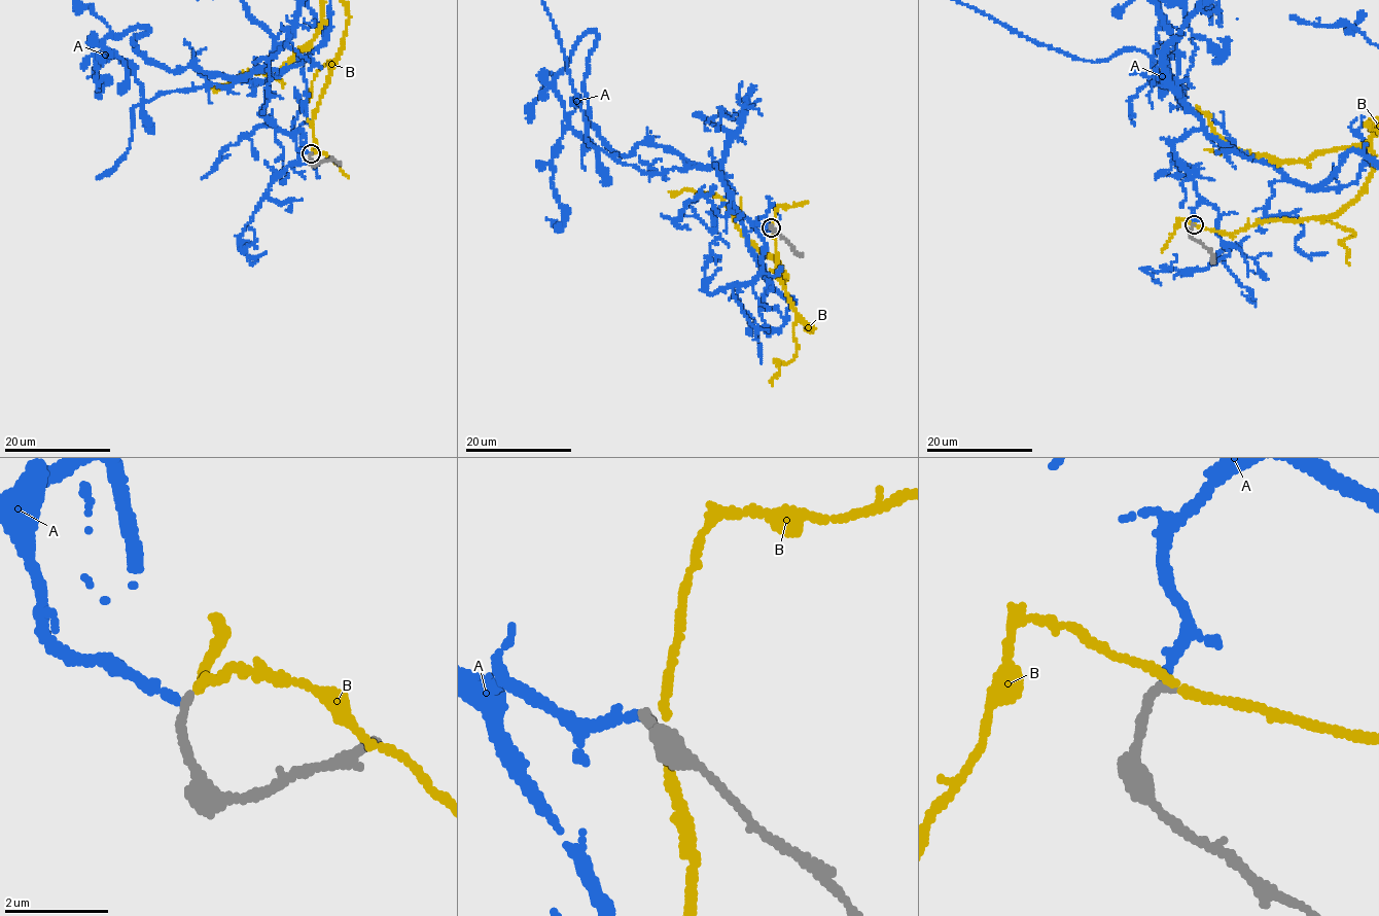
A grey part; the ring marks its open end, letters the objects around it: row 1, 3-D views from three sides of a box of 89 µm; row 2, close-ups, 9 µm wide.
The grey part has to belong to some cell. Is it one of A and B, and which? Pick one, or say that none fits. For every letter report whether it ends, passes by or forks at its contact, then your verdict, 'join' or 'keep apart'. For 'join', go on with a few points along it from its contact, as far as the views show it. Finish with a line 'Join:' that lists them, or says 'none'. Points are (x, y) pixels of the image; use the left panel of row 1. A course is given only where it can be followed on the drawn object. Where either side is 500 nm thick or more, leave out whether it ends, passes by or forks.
A: it ends; keep apart
B: it passes by; join
Join: B

